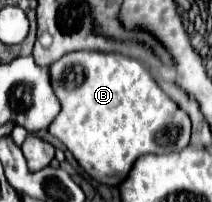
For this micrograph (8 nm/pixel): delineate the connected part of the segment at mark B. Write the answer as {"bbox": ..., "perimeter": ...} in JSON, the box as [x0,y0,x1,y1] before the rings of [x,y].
{"bbox":[48,52,188,186],"perimeter":[[[70,52],[50,66],[50,82],[62,110],[48,126],[48,132],[72,152],[96,182],[118,186],[138,156],[180,152],[188,146],[188,114],[156,84],[150,70],[134,58],[114,52]]]}

